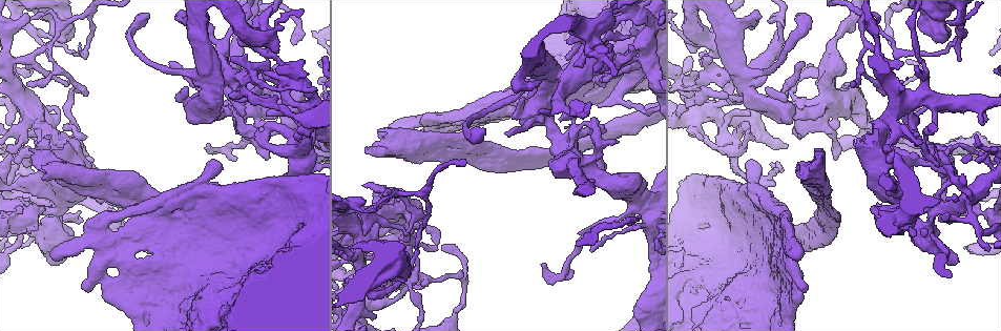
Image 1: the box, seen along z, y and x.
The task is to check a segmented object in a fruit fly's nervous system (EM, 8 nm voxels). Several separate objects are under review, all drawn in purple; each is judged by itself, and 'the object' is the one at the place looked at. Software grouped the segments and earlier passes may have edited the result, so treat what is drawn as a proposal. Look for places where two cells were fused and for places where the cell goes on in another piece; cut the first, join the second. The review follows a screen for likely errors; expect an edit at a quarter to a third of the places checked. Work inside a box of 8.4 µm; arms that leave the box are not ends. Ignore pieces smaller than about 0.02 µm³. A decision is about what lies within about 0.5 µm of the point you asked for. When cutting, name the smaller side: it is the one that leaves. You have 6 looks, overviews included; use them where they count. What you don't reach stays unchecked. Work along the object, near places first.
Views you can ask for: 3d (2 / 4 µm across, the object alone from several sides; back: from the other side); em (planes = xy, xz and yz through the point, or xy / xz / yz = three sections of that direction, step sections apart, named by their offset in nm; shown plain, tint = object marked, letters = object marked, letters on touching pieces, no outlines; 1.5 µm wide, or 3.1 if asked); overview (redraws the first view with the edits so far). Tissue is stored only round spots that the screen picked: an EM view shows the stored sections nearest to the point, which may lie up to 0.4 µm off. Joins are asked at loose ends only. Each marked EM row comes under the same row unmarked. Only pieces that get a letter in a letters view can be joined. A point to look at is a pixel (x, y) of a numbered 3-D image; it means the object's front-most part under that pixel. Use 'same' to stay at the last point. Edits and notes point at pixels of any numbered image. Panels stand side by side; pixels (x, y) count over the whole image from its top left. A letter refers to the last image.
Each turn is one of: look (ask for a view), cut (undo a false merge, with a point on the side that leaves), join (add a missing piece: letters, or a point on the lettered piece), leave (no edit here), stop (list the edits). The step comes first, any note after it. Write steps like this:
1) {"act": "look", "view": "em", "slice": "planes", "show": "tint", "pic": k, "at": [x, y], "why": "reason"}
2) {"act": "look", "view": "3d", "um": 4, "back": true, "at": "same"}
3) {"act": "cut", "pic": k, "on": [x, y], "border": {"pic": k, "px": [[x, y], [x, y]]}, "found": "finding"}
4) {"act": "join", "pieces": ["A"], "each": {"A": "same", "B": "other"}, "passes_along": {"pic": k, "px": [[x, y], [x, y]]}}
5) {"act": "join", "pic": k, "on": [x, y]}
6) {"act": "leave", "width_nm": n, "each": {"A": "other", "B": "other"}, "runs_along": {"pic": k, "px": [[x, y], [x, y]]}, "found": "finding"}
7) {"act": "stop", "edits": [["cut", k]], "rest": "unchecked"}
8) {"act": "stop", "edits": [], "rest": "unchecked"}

{"act": "look", "view": "em", "slice": "xz", "step": 4, "show": "tint", "pic": 1, "at": [186, 71], "why": "calibre changes"}

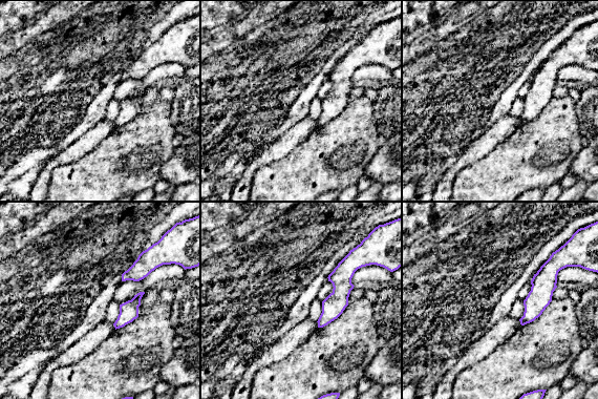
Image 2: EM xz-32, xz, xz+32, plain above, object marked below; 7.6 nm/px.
{"act": "look", "view": "em", "slice": "planes", "show": "letters", "at": "same", "why": "cut it another way"}

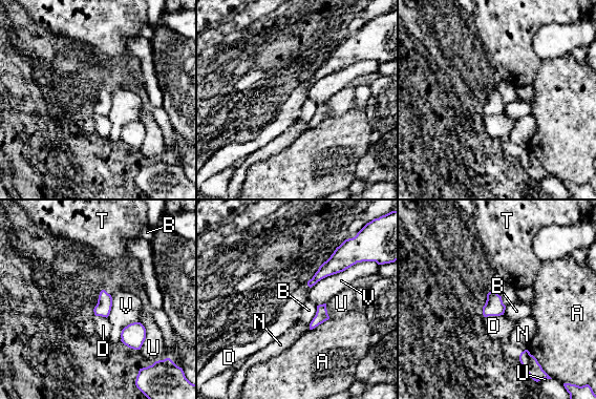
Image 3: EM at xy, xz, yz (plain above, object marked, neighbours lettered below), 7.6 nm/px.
{"act": "leave", "each": {"A": "other", "B": "other", "D": "other", "N": "other", "T": "other", "U": "other", "V": "other"}, "border": {"pic": 3, "px": [[357, 263], [321, 278], [311, 288]]}, "found": "continuous, no second cell"}

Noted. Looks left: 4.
{"act": "look", "view": "em", "slice": "planes", "show": "tint", "pic": 1, "at": [595, 152], "why": "sharp bend"}

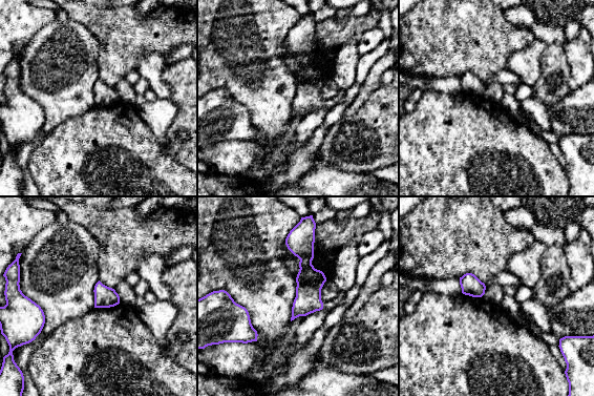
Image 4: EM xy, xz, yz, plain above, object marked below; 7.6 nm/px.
{"act": "look", "view": "em", "slice": "planes", "show": "letters", "at": "same"}

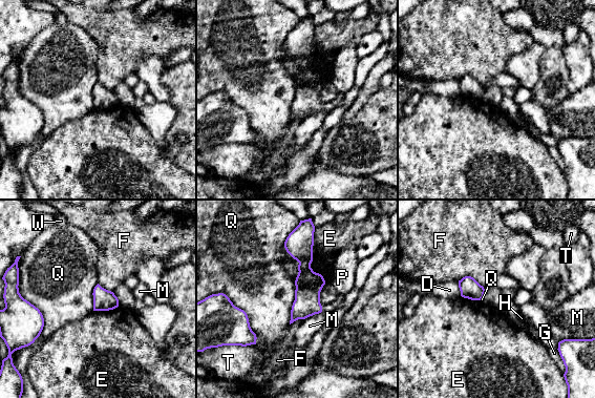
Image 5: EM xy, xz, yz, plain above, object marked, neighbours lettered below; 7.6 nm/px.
{"act": "leave", "each": {"D": "other", "E": "other", "F": "other", "G": "other", "H": "other", "M": "other", "P": "other", "Q": "other", "T": "other", "W": "other"}, "found": "all the same cell"}

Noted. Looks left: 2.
{"act": "look", "view": "em", "slice": "xz", "step": 4, "show": "letters", "pic": 1, "at": [802, 256], "why": "an open end"}

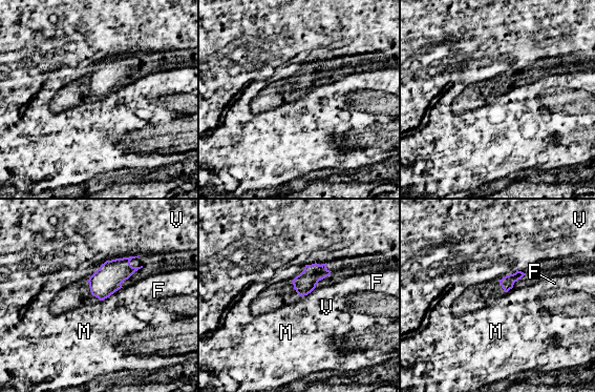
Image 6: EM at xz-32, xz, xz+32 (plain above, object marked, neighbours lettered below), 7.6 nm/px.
{"act": "look", "view": "em", "slice": "planes", "show": "letters", "at": "same"}

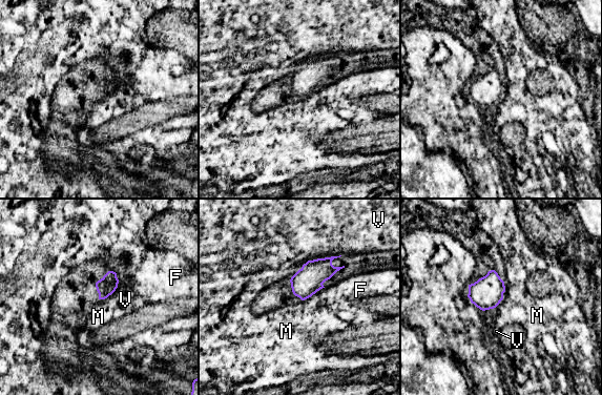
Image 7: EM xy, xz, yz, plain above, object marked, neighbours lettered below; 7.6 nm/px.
{"act": "leave", "width_nm": 150, "each": {"F": "other", "M": "other", "V": "other"}, "found": "no lettered piece goes on from it"}

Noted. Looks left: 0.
{"act": "stop", "edits": [], "rest": "unchecked"}

